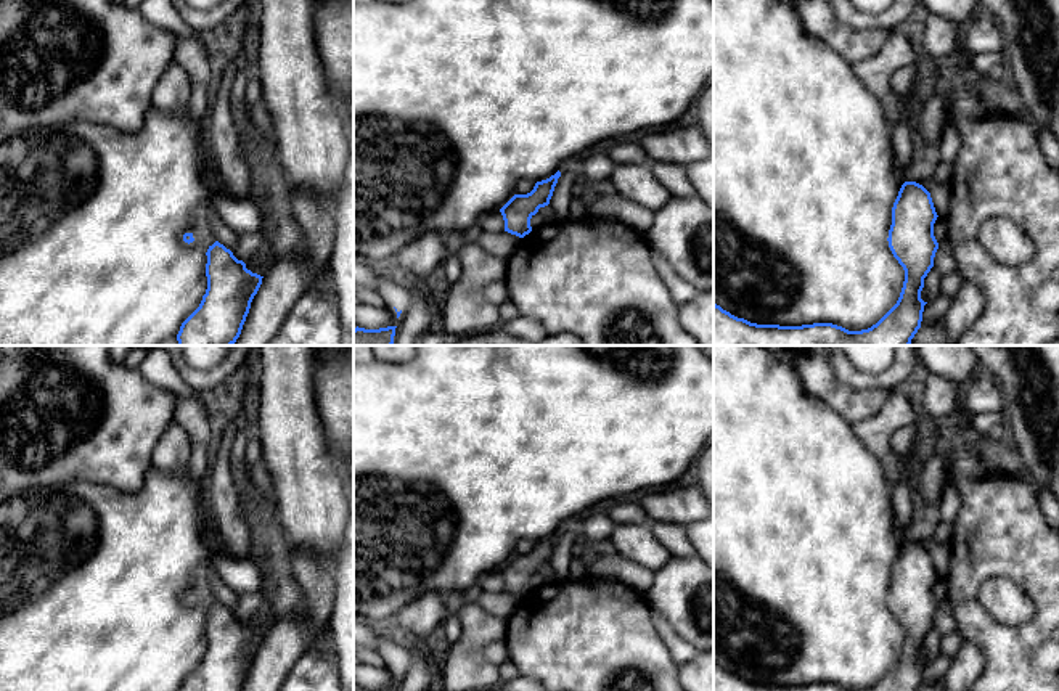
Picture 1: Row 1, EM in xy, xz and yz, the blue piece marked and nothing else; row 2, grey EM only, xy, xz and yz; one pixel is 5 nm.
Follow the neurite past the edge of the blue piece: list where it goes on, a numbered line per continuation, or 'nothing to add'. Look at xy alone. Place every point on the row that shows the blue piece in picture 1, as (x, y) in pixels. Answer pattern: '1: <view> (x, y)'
nothing to add

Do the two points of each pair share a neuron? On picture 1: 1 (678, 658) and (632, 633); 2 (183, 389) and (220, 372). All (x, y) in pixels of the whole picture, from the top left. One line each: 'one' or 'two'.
1: two
2: two

